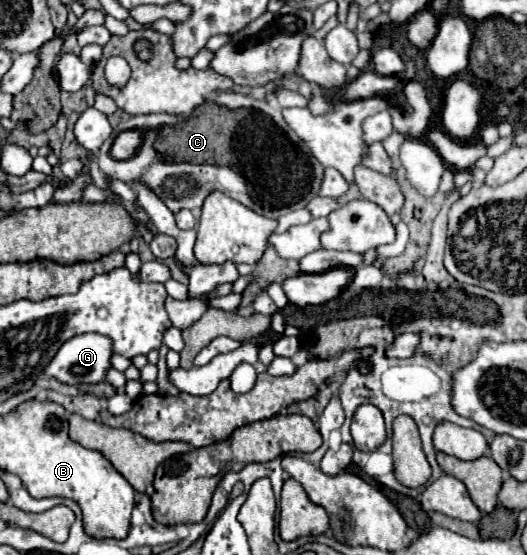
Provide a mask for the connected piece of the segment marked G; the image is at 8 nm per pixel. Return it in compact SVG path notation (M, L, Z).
M98 333L76 335L66 341L56 357L44 367L42 375L66 385L100 383L110 369L112 341Z

